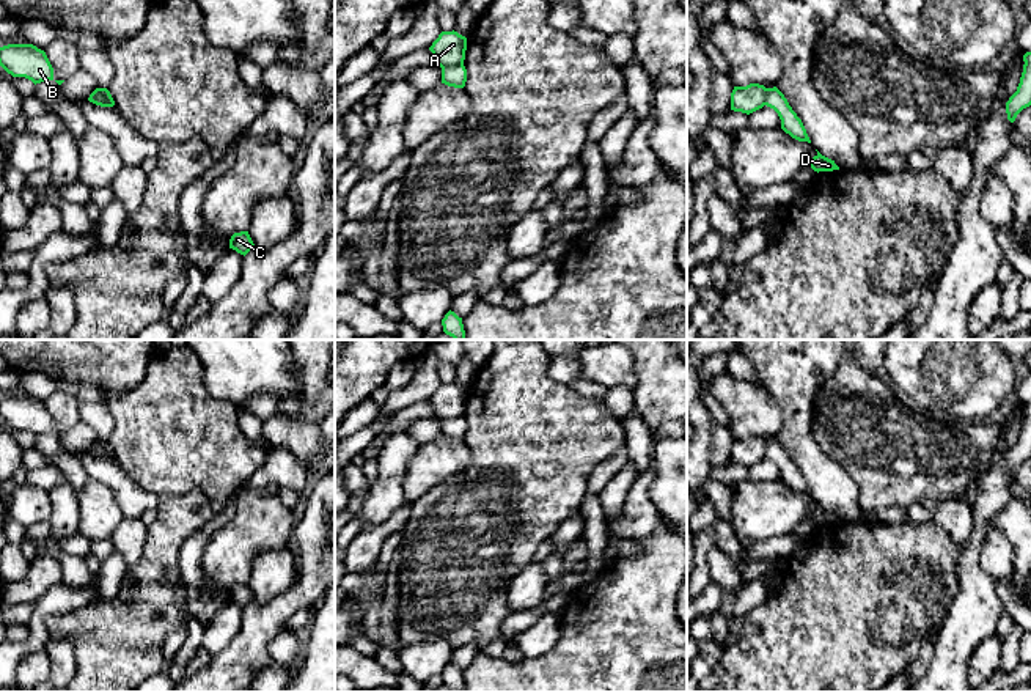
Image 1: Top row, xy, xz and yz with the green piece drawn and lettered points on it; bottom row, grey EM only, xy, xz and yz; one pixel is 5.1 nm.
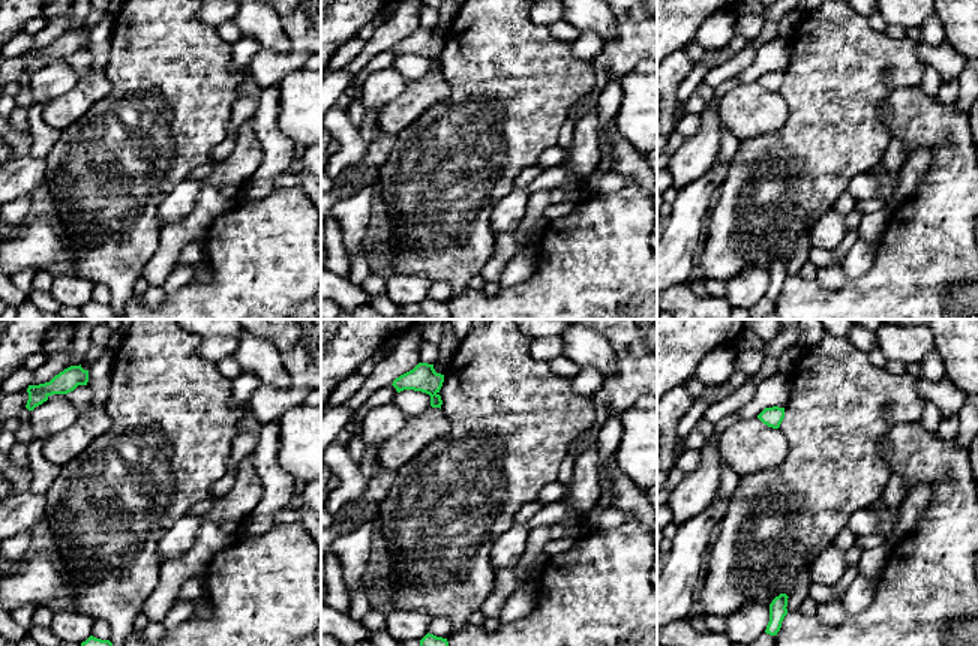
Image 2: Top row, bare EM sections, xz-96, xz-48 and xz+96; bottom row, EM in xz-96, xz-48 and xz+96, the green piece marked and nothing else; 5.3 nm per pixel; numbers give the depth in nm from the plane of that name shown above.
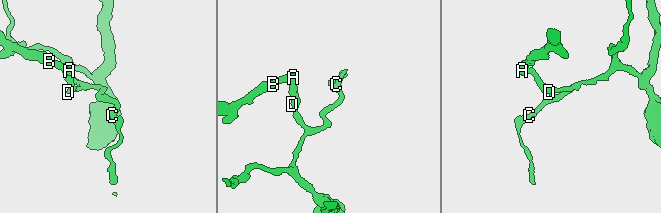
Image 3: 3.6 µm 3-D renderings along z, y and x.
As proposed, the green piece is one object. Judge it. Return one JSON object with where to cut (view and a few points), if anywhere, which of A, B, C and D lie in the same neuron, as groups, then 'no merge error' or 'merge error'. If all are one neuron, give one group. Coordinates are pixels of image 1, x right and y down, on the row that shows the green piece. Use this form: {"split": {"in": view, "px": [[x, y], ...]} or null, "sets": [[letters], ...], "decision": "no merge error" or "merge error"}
{"split": {"in": "xz", "px": [[462, 62], [442, 68]]}, "sets": [["A", "B"], ["C", "D"]], "decision": "merge error"}

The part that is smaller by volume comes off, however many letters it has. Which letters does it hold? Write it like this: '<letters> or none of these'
C, D

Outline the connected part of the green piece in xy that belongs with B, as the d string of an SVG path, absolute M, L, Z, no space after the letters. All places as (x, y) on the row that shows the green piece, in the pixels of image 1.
M33 44L0 47L0 66L13 77L25 77L35 85L53 79L53 68L44 50Z

